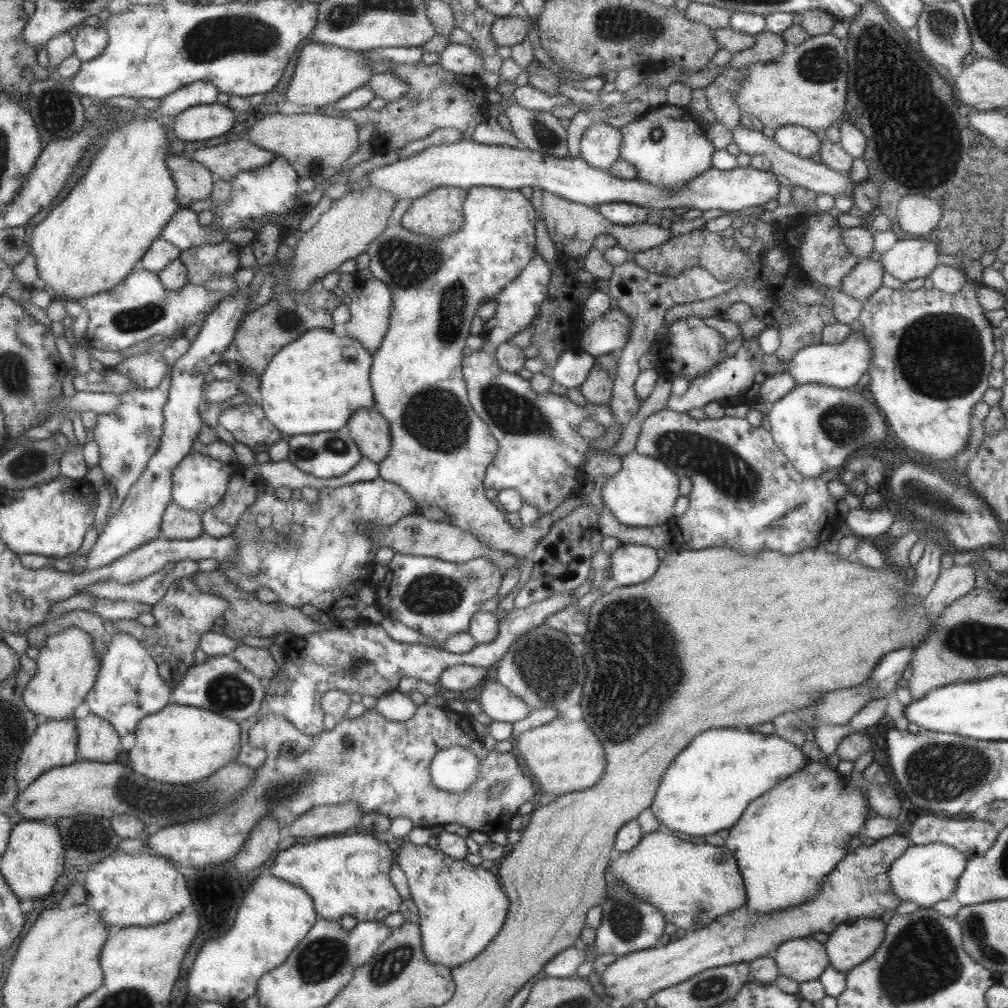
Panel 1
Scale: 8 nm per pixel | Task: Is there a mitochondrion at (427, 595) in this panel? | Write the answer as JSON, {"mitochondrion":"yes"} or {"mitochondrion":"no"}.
{"mitochondrion":"yes"}

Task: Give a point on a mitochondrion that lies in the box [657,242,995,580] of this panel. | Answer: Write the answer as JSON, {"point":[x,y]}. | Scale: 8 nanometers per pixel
{"point":[941,356]}

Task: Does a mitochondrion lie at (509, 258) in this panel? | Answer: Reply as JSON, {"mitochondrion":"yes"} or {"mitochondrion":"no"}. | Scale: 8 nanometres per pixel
{"mitochondrion":"no"}

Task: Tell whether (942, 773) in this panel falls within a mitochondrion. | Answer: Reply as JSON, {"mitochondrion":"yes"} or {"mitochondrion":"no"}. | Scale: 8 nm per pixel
{"mitochondrion":"yes"}

